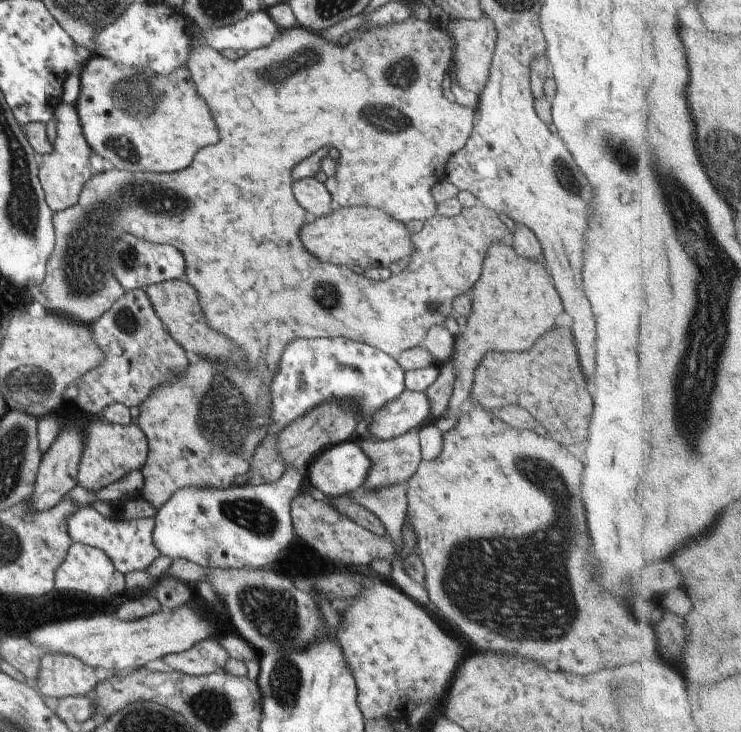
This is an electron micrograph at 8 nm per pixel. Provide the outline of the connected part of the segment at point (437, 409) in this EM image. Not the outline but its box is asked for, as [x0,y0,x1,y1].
[424,361,456,422]

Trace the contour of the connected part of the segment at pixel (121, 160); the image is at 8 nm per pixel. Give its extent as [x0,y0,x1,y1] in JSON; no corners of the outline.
[76,55,218,174]

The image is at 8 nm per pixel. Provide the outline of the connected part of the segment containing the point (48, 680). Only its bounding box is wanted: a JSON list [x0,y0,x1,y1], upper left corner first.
[33,654,103,698]

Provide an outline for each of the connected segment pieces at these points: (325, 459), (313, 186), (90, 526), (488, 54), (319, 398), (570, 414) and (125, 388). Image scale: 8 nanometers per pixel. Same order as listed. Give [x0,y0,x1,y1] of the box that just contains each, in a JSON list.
[[308,439,370,497],[292,178,334,218],[66,507,160,575],[450,16,496,94],[268,338,405,434],[469,327,592,446],[74,288,190,417]]

